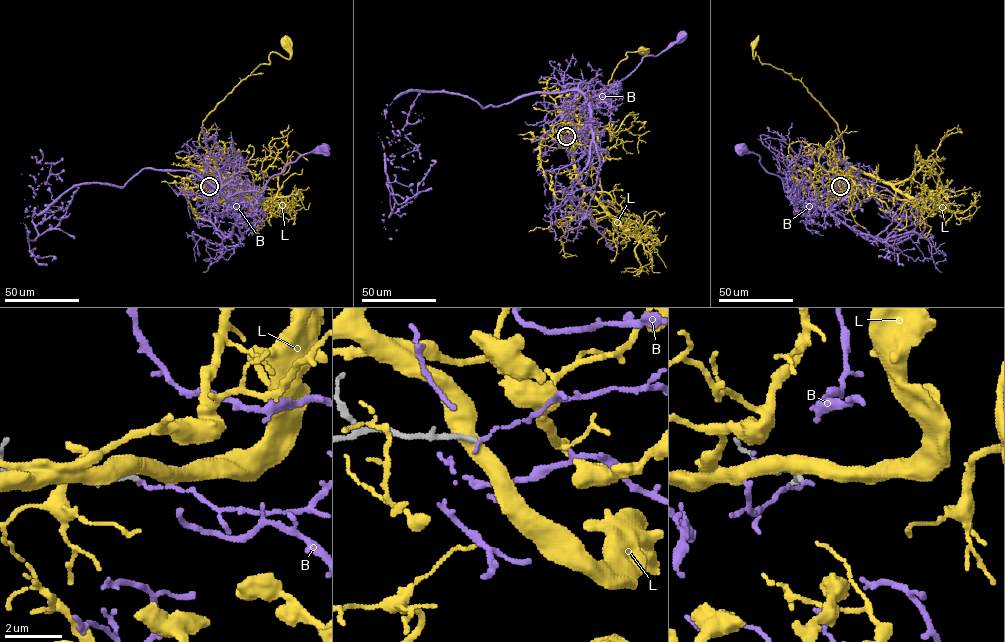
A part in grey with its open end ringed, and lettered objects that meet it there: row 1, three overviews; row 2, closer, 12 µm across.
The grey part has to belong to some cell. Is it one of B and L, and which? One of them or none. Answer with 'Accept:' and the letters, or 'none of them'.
Accept: none of them

